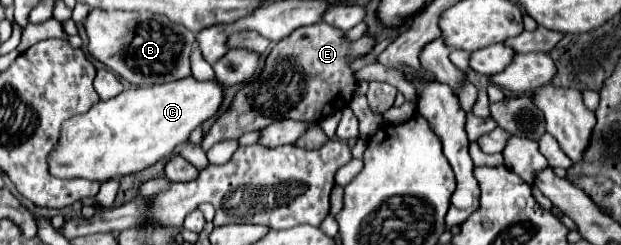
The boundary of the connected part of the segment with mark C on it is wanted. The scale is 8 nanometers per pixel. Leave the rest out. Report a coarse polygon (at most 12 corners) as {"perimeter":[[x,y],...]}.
{"perimeter":[[192,75],[64,121],[50,173],[142,171],[218,113]]}

